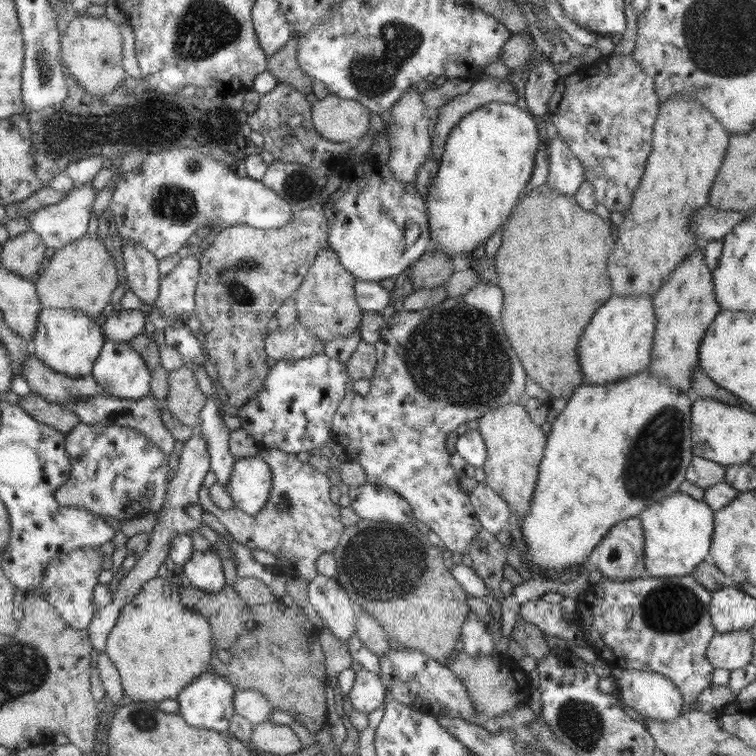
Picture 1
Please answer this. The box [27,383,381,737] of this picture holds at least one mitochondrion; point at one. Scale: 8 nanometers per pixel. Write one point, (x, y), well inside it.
(143, 719)

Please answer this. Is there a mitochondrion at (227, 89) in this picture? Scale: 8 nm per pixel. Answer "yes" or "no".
no

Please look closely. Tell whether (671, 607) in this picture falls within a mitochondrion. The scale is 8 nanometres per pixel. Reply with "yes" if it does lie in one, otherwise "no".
yes

